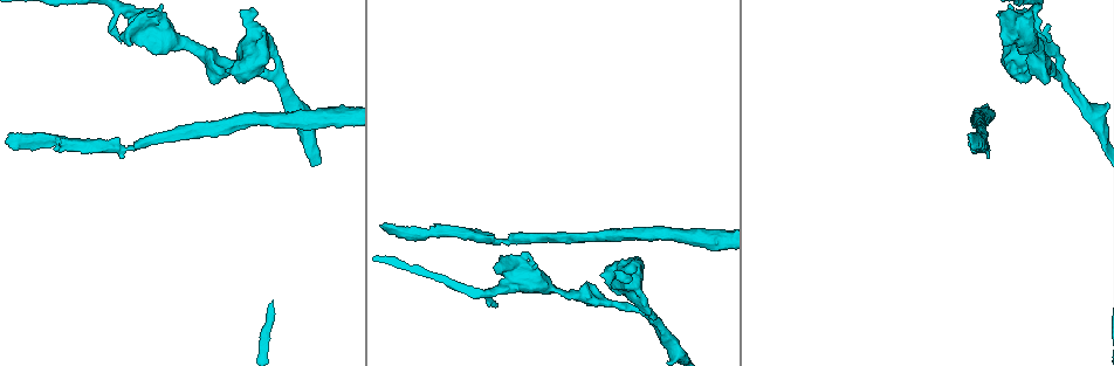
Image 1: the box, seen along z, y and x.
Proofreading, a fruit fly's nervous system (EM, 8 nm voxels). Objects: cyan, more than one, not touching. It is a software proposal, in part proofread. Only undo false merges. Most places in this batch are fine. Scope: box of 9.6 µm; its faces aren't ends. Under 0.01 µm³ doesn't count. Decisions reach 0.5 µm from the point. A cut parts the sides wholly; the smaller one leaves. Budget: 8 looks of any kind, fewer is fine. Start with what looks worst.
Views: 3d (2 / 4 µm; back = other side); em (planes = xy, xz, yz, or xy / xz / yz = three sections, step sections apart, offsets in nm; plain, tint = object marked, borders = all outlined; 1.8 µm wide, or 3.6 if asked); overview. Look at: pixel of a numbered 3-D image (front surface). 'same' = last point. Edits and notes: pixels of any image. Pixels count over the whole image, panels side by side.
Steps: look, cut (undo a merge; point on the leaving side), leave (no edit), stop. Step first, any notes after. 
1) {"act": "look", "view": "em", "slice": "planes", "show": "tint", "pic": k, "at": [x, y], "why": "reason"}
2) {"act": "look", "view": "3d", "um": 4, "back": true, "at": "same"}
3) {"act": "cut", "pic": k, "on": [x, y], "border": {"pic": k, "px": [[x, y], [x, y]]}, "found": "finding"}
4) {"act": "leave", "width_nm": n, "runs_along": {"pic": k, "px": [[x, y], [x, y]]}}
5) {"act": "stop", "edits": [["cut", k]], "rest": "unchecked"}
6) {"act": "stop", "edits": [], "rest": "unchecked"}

{"act": "look", "view": "3d", "um": 4, "pic": 1, "at": [56, 140]}

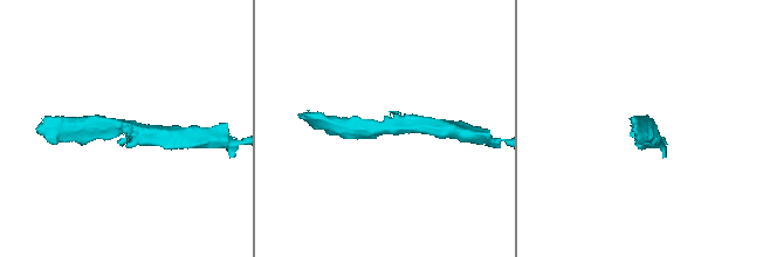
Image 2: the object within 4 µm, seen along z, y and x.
{"act": "look", "view": "em", "slice": "planes", "show": "tint", "pic": 2, "at": [378, 129], "arm_widths_nm": [240, 280]}

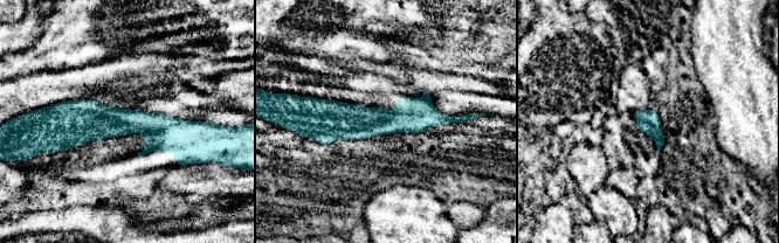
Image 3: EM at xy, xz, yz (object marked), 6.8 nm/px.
{"act": "leave", "runs_along": {"pic": 3, "px": [[54, 116], [194, 127]]}, "found": "one neuron here"}

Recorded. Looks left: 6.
{"act": "look", "view": "3d", "um": 2, "pic": 1, "at": [126, 147], "why": "a narrow waist"}

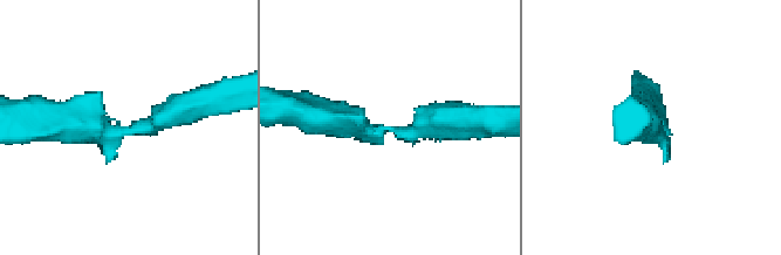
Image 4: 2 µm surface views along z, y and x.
{"act": "look", "view": "em", "slice": "planes", "show": "tint", "pic": 4, "at": [665, 130], "why": "need the tissue"}

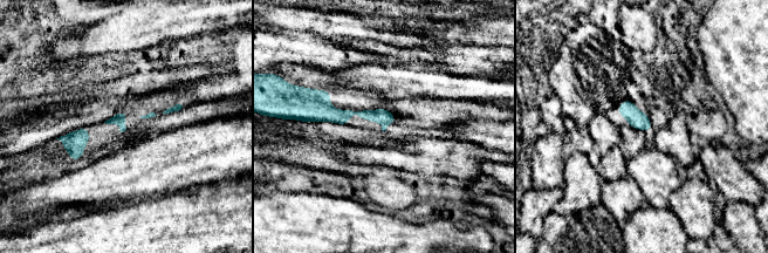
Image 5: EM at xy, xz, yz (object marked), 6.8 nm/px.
{"act": "leave", "arm_widths_nm": [220, 280], "found": "continuous, no second neuron"}

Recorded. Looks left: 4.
{"act": "look", "view": "3d", "um": 4, "pic": 1, "at": [511, 281], "why": "abrupt turn"}

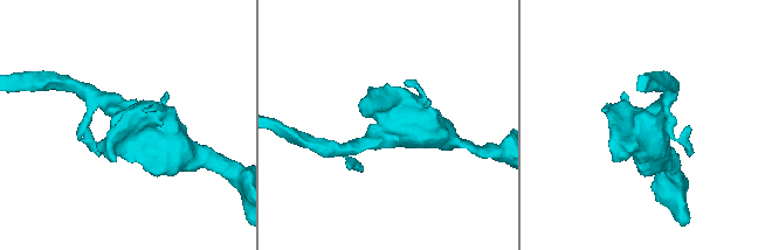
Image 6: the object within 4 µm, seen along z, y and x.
{"act": "look", "view": "em", "um": 3.6, "slice": "planes", "show": "tint", "pic": 6, "at": [390, 129]}

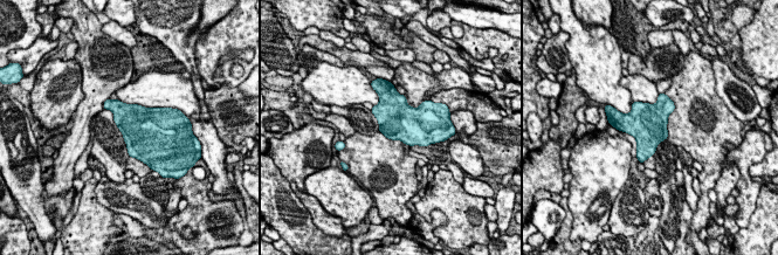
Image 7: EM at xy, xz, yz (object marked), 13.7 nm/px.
{"act": "leave", "found": "continuous, no second neuron"}

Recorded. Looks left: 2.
{"act": "look", "view": "em", "slice": "planes", "show": "tint", "pic": 1, "at": [653, 315], "why": "side arm on a straight run"}

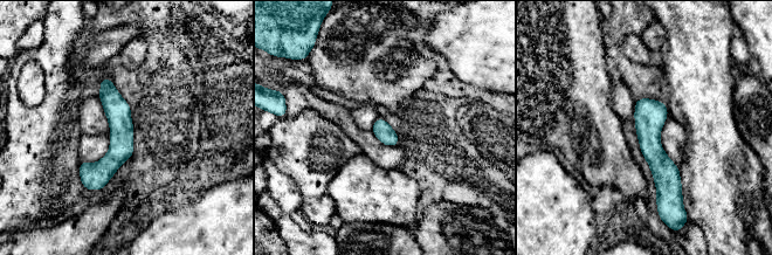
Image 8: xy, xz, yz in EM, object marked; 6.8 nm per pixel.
{"act": "leave", "runs_along": {"pic": 8, "px": [[105, 81], [118, 153], [88, 186]]}, "found": "continuous, no second neuron"}

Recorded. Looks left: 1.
{"act": "stop", "edits": [], "rest": "unchecked"}

